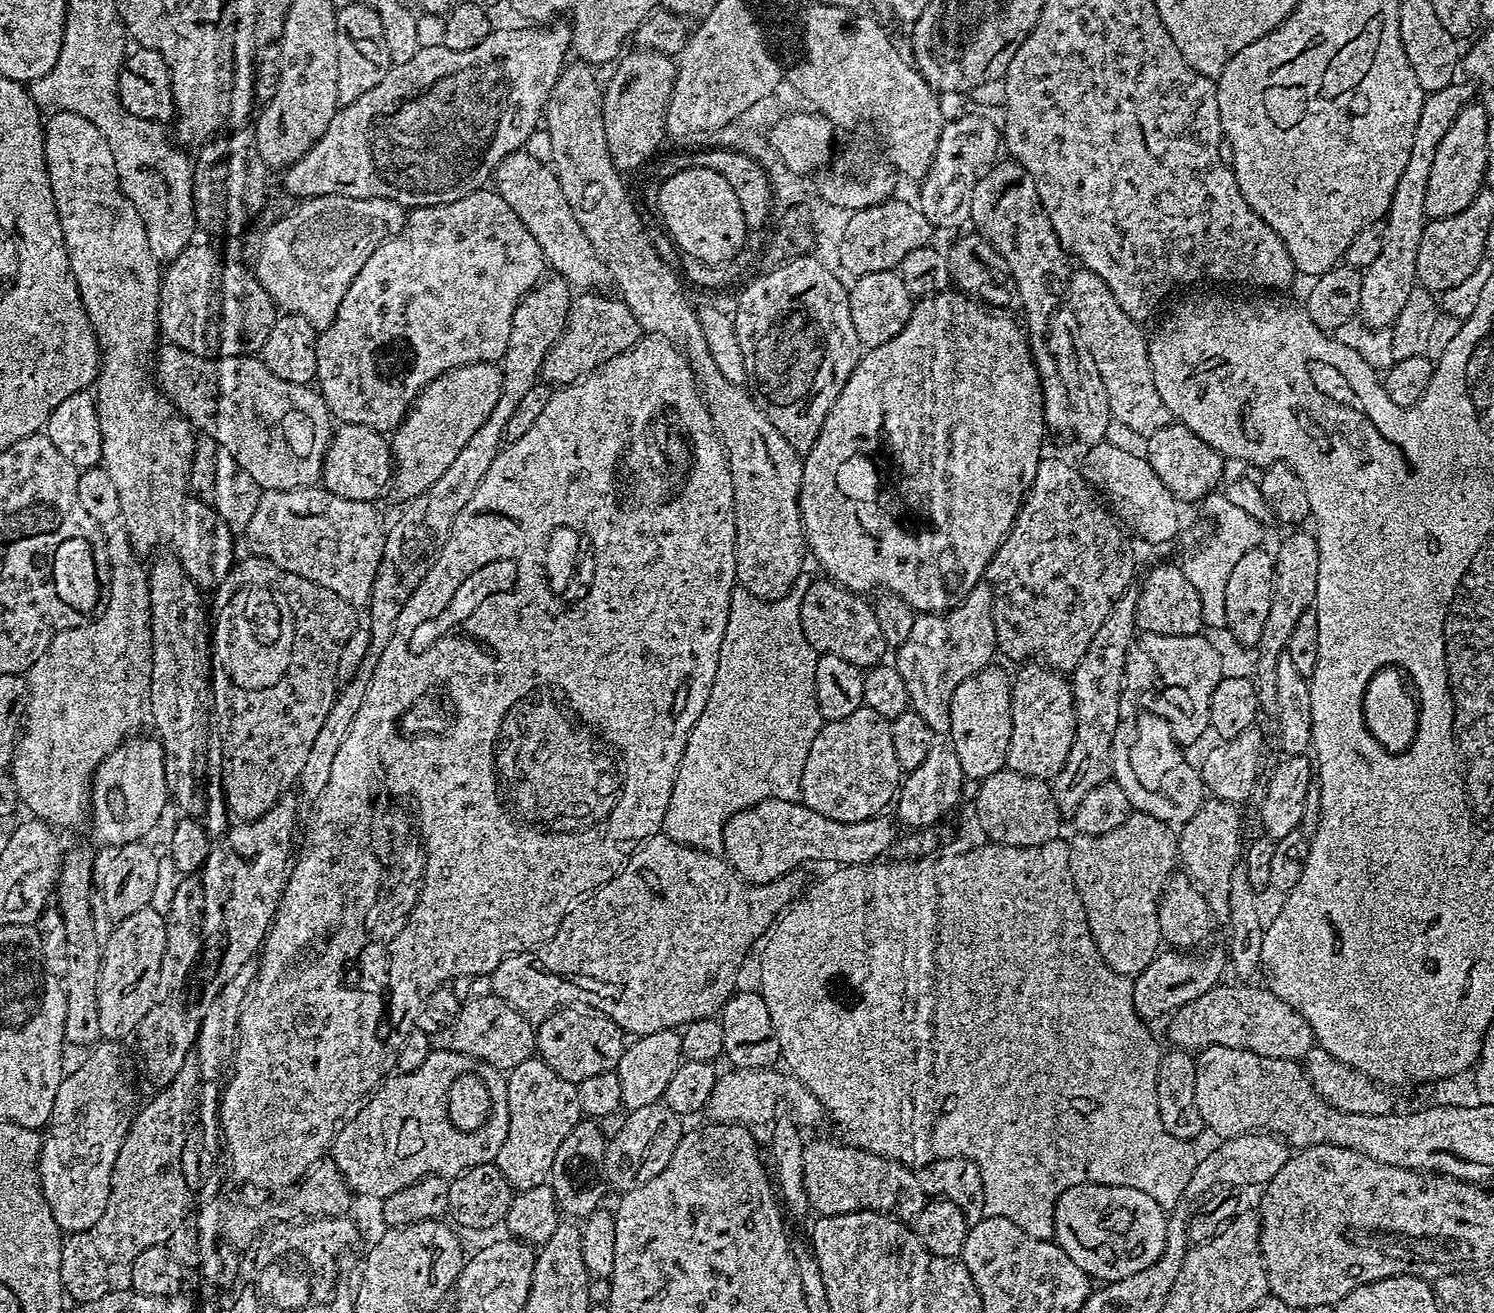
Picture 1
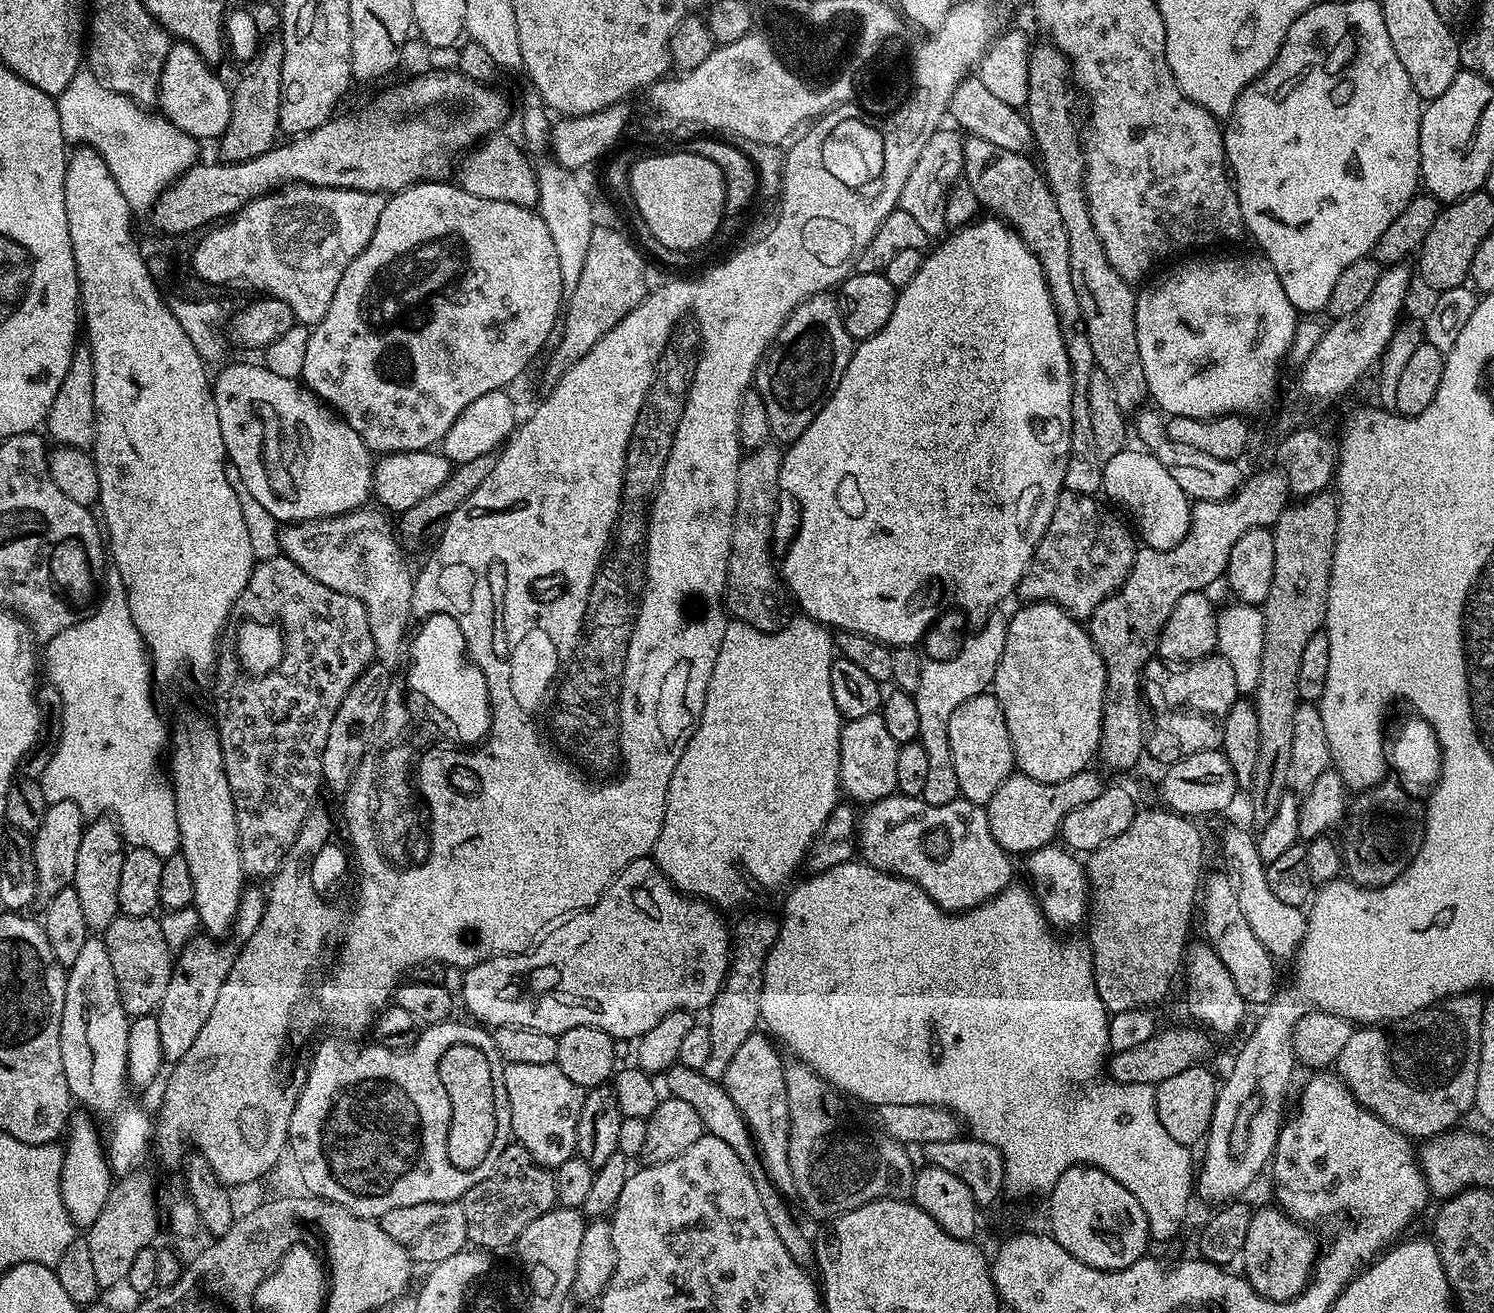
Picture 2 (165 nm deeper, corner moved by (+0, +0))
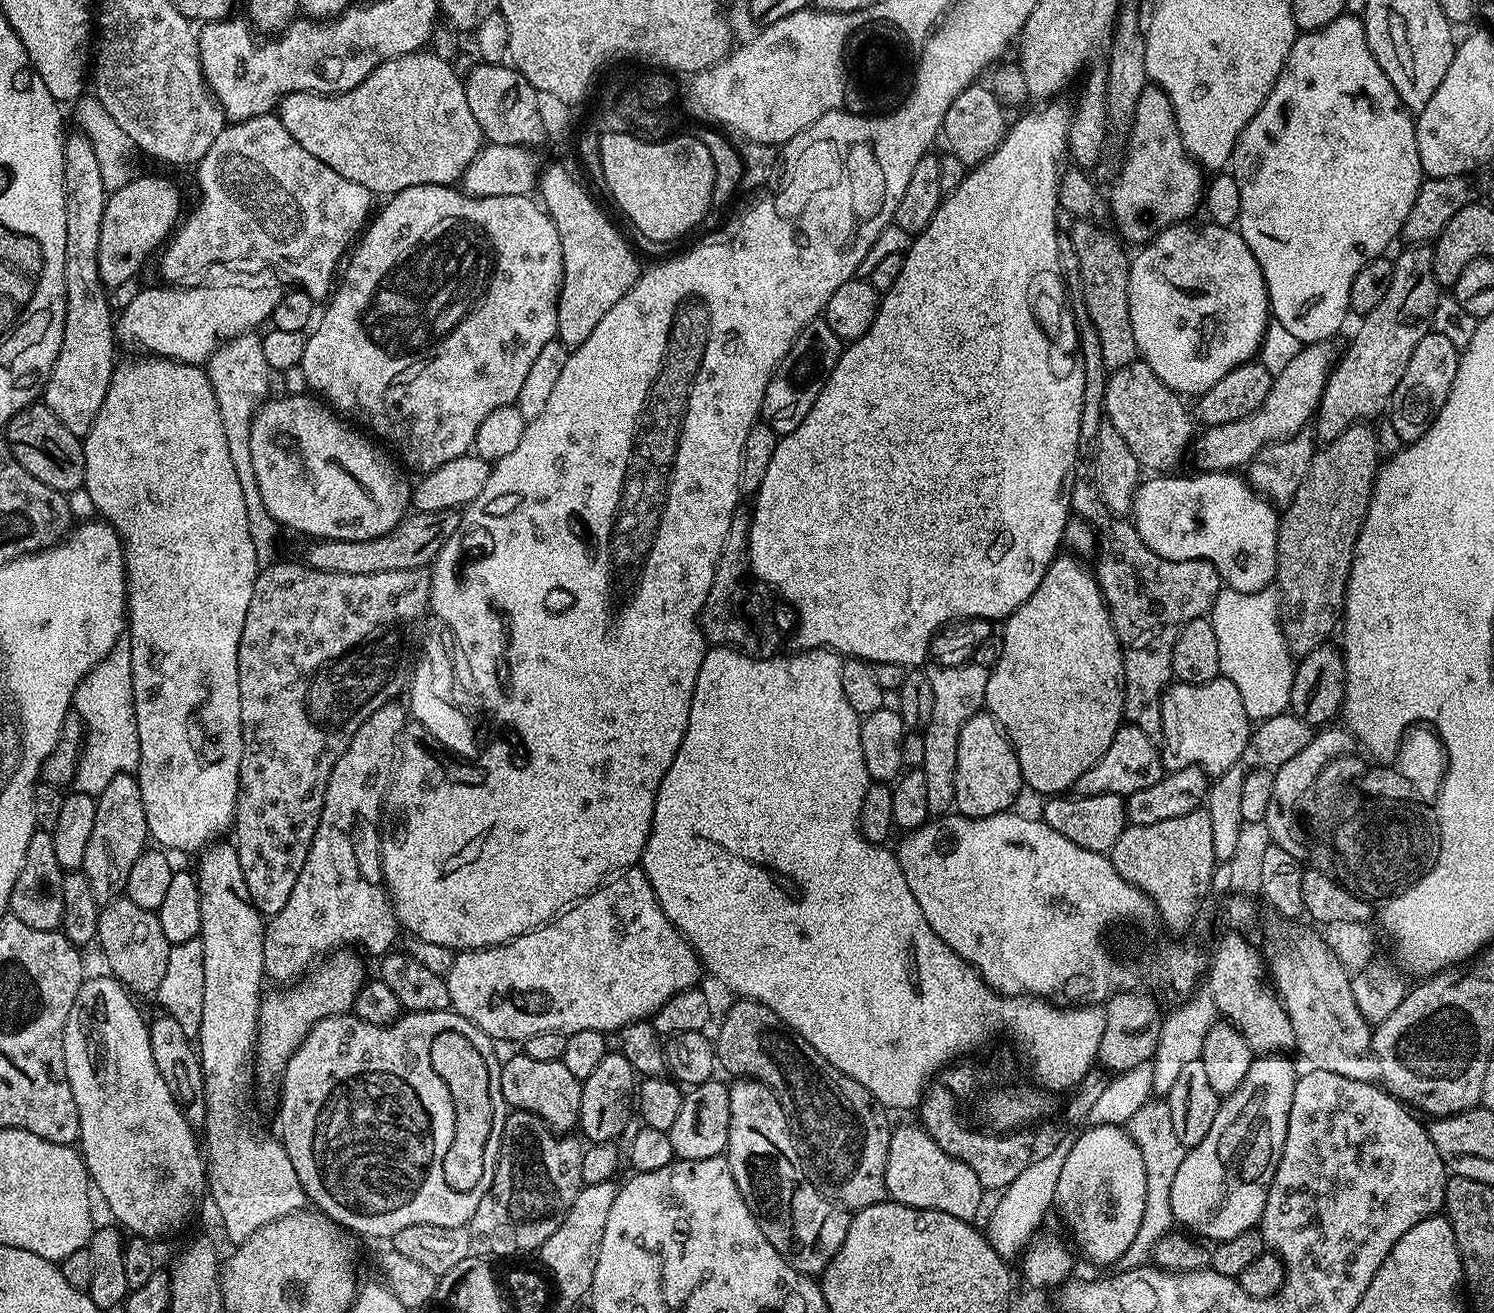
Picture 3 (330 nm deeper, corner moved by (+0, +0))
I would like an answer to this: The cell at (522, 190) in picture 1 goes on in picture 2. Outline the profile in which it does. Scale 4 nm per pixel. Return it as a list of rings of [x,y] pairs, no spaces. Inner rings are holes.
[[[493,134],[477,144],[459,161],[460,188],[466,190],[466,194],[474,194],[478,198],[494,198],[494,202],[514,202],[523,208],[532,208],[539,198],[536,172],[534,165],[524,157],[525,149],[517,144],[507,140],[504,134]]]

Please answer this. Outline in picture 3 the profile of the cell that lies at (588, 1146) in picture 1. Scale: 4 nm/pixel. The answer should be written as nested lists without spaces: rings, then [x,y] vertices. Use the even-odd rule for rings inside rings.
[[[610,1050],[602,1058],[602,1062],[598,1062],[594,1074],[590,1074],[590,1078],[582,1081],[582,1106],[580,1107],[580,1123],[579,1131],[584,1131],[583,1139],[593,1144],[607,1144],[616,1142],[622,1134],[623,1127],[626,1126],[627,1119],[634,1112],[634,1097],[638,1092],[638,1074],[634,1070],[634,1066],[630,1066],[630,1062],[626,1062],[626,1058],[618,1050]]]

